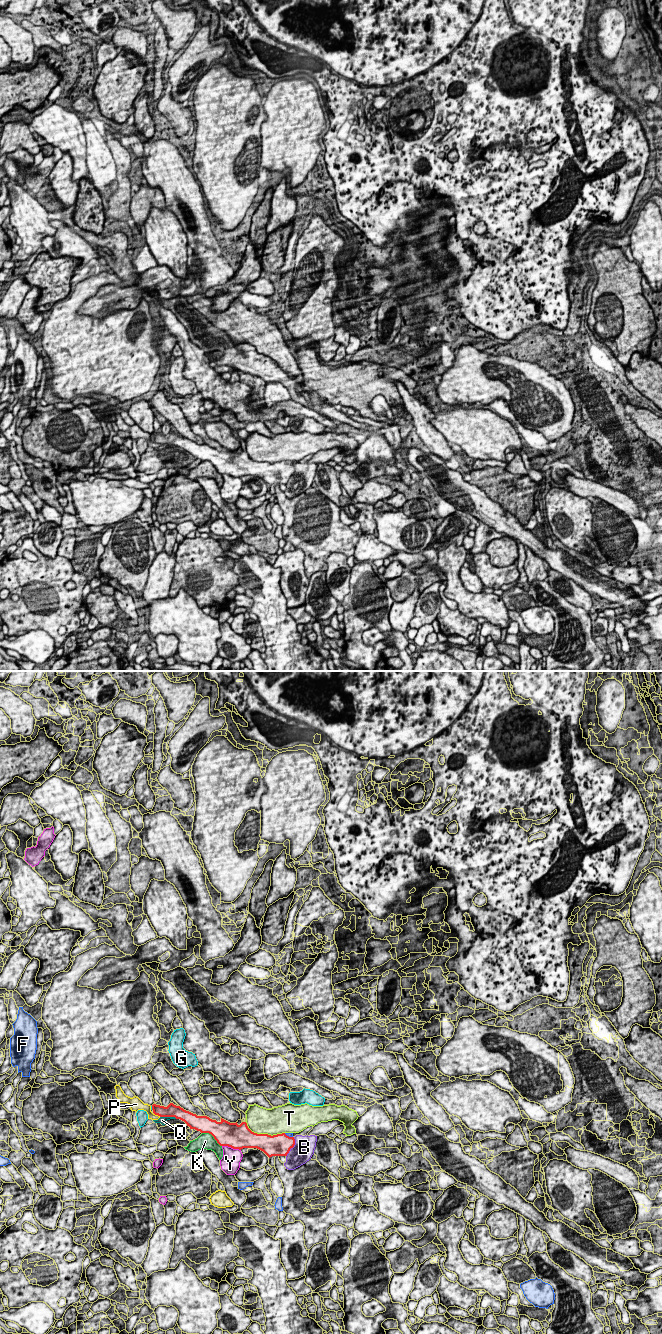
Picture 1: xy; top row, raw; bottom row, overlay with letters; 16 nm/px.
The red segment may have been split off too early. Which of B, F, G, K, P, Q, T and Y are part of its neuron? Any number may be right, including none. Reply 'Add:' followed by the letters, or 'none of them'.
Add: none of them

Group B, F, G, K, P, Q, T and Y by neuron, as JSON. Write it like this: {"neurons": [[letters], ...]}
{"neurons": [["B"], ["F"], ["G"], ["K"], ["P"], ["Q"], ["T"], ["Y"]]}

